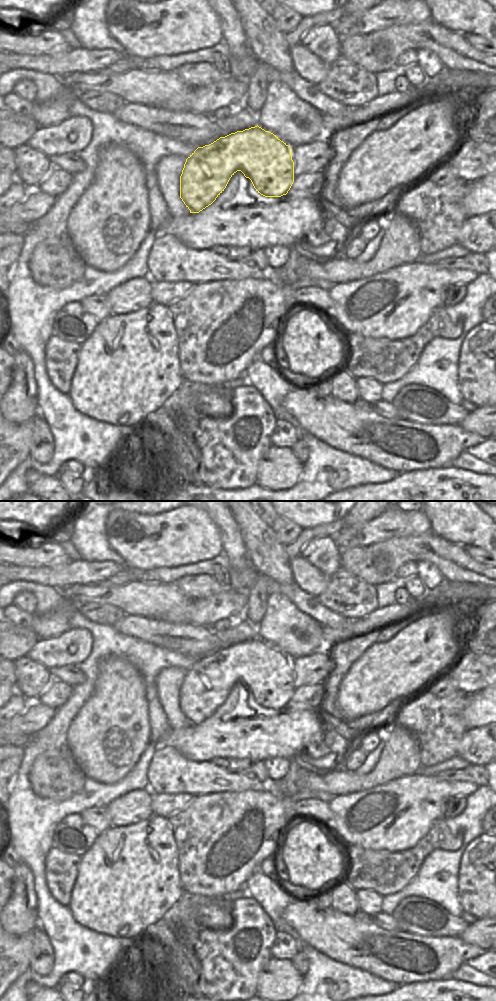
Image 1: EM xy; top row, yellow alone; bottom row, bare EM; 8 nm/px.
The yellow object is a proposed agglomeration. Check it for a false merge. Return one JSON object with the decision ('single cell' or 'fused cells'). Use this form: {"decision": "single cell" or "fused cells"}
{"decision": "single cell"}

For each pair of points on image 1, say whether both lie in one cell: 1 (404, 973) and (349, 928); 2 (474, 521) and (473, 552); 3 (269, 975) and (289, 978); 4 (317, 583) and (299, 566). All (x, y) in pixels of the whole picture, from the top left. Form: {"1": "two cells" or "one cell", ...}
{"1": "one cell", "2": "two cells", "3": "one cell", "4": "one cell"}

